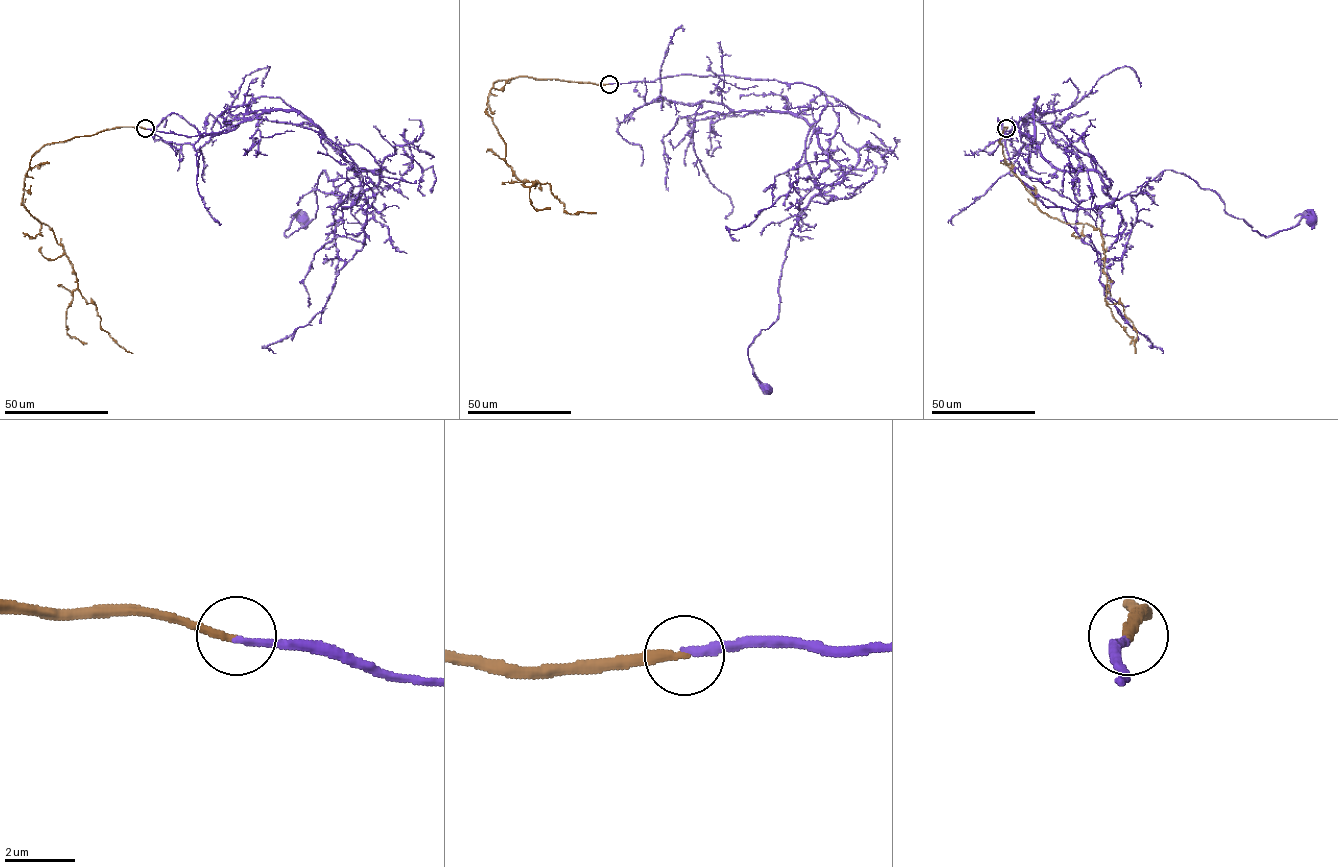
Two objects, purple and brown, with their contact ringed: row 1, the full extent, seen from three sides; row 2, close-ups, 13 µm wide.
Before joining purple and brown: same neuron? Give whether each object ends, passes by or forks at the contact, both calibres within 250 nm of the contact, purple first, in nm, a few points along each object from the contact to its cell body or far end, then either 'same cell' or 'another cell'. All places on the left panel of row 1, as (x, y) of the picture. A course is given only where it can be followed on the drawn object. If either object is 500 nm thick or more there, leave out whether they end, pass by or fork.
purple ends | brown ends | 200/240 nm | purple via (146, 129), (320, 132), (363, 187), (342, 210), (356, 200), (323, 170), (286, 236), (302, 219) | brown via (146, 129), (116, 127), (45, 145), (32, 157), (23, 199), (52, 230), (101, 328), (133, 353) | same cell

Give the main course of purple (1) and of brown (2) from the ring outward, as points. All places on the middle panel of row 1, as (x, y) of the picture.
1: (609, 84), (729, 75), (824, 94), (805, 147), (819, 192), (789, 240), (778, 318), (748, 349), (766, 389)
2: (609, 84), (501, 80), (493, 84), (486, 112), (520, 181), (548, 183), (565, 212), (596, 213)

